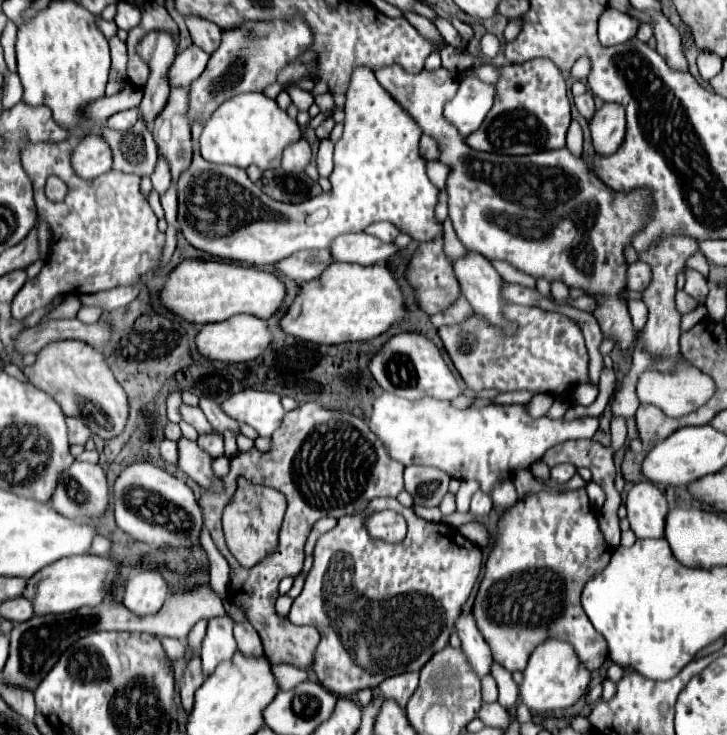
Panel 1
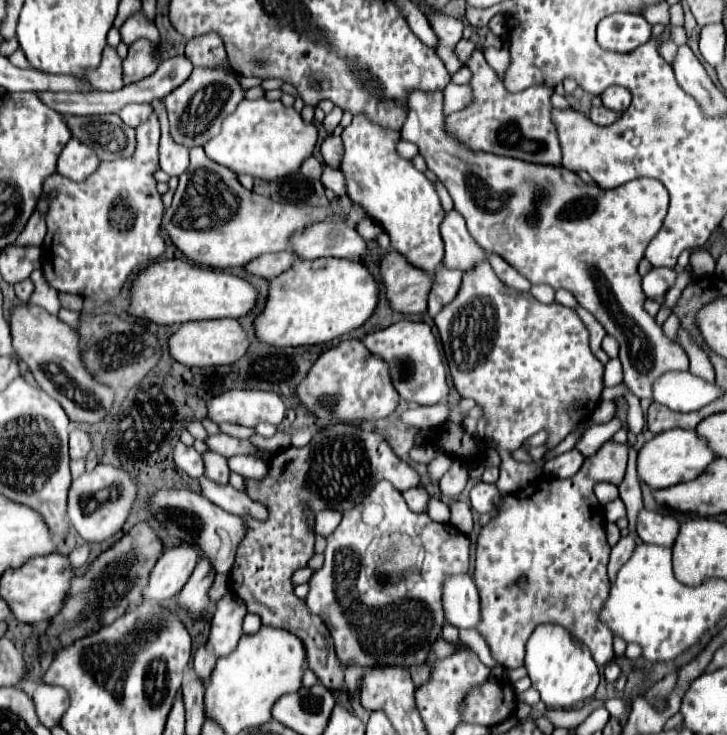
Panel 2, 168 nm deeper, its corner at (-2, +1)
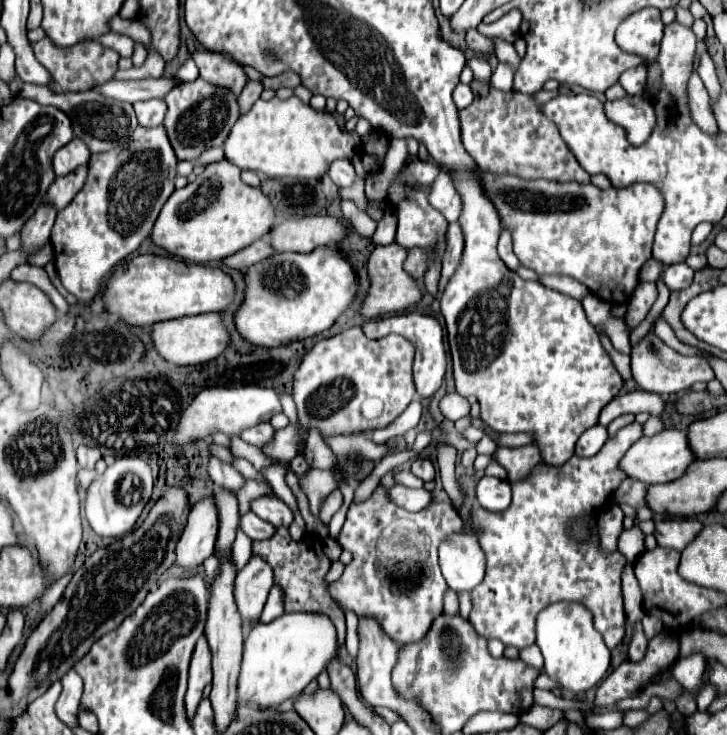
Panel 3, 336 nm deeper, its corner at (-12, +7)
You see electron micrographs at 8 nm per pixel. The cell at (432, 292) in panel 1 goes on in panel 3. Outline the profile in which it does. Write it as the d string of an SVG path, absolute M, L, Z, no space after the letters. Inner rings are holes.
M390 243L386 247L376 247L372 251L372 255L368 257L370 289L360 305L360 311L358 311L362 317L374 319L374 317L380 317L384 313L396 313L396 311L402 311L408 305L416 303L422 297L418 283L402 269L404 261L406 261L406 251L398 243Z

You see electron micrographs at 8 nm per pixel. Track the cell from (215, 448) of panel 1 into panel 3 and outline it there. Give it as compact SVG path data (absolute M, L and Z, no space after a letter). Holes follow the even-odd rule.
M216 487L214 489L214 497L218 503L218 513L220 513L220 531L218 531L218 541L216 547L220 551L220 555L228 555L234 543L234 535L236 535L236 527L238 527L238 501L234 495L230 495L228 491Z

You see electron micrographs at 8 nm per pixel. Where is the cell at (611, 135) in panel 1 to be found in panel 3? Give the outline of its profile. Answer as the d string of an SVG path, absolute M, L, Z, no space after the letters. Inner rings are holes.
M646 65L624 71L620 77L620 85L626 89L628 95L642 95L646 85Z

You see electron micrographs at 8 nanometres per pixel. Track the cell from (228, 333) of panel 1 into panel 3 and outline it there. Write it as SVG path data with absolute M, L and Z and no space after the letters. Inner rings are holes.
M204 313L194 317L180 317L170 321L160 321L150 327L150 337L156 353L174 365L198 365L216 359L230 343L228 331L220 321L218 313Z

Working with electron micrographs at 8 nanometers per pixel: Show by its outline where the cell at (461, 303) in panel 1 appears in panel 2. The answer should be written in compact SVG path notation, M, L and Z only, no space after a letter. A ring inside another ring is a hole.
M438 269L436 271L436 283L428 297L428 315L436 317L454 297L458 295L458 289L462 285L462 273L450 271L450 269Z

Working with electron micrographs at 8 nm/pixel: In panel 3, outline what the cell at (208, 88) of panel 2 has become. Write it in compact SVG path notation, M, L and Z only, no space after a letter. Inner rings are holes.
M204 79L176 85L164 101L168 105L164 127L178 159L198 159L206 149L222 147L238 119L238 99L228 89L210 85Z

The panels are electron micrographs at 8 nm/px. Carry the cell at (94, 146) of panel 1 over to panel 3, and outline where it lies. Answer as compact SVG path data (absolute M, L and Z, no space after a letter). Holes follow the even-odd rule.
M72 139L72 143L68 143L68 147L62 147L60 151L56 151L54 155L54 173L56 175L68 175L70 171L74 171L80 165L86 165L90 159L90 151L84 143L80 143L80 139Z

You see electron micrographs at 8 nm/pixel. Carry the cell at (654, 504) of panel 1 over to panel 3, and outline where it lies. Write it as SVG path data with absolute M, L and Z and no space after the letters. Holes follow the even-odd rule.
M660 519L656 521L656 541L662 547L672 547L682 551L700 531L702 523L696 519Z

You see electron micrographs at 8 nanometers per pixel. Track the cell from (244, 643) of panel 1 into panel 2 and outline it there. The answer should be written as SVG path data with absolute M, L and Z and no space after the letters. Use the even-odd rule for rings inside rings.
M248 613L248 615L244 617L244 623L242 623L244 635L254 635L254 633L258 633L260 627L262 627L262 623L260 623L260 617L258 617L258 615Z

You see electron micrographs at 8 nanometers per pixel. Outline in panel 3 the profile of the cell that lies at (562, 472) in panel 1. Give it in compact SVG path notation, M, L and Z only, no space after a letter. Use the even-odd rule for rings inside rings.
M594 425L594 427L586 429L580 435L578 443L576 443L576 455L578 457L592 457L592 455L596 455L602 449L602 445L606 443L606 439L608 439L606 427Z

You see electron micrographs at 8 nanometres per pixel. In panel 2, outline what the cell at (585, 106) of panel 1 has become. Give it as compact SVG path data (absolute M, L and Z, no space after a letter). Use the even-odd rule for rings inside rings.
M602 105L602 107L592 107L588 117L590 117L596 125L612 125L620 115L614 113L614 111L610 111L610 109L606 109L606 107Z

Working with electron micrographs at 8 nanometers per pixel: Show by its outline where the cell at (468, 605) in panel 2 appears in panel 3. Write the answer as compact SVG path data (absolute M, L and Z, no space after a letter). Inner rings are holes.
M470 531L448 535L438 547L440 569L450 589L472 591L484 579L486 559Z

